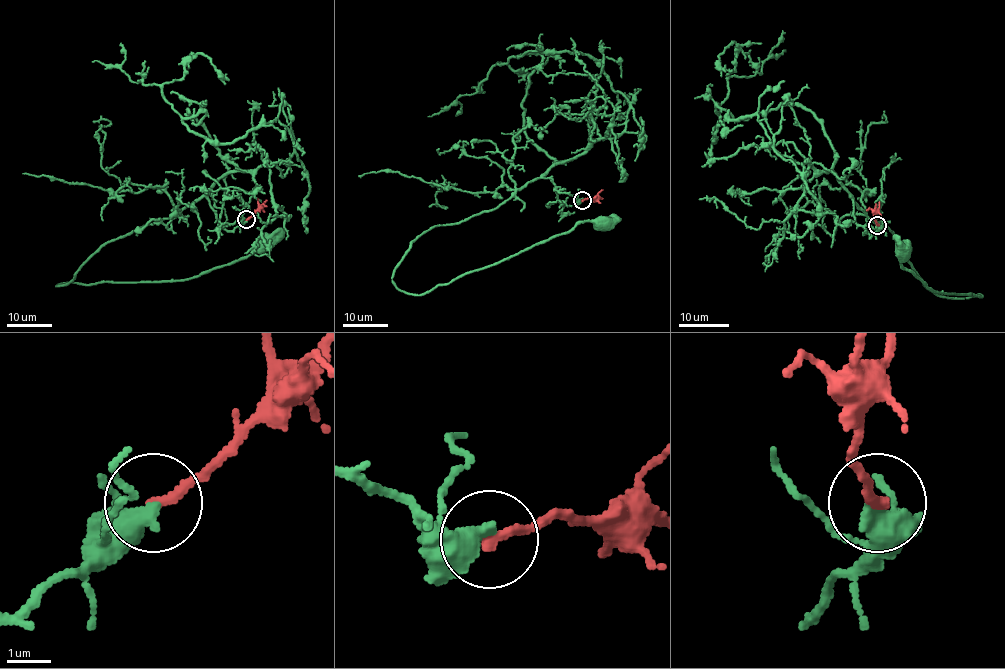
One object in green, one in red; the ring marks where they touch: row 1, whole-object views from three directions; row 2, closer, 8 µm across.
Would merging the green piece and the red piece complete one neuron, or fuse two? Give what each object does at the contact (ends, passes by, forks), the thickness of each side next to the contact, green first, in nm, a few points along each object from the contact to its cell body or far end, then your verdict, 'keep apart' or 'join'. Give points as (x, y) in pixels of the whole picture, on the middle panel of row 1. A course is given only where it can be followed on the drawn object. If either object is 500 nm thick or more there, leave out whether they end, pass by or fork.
green ends there; red ends there; 440 nm thick on the green side, 260 nm on the other; green runs (582, 199), (537, 177), (493, 209), (422, 233), (392, 281), (423, 295), (578, 224), (602, 220); red runs (582, 200), (594, 198), (603, 190); join

